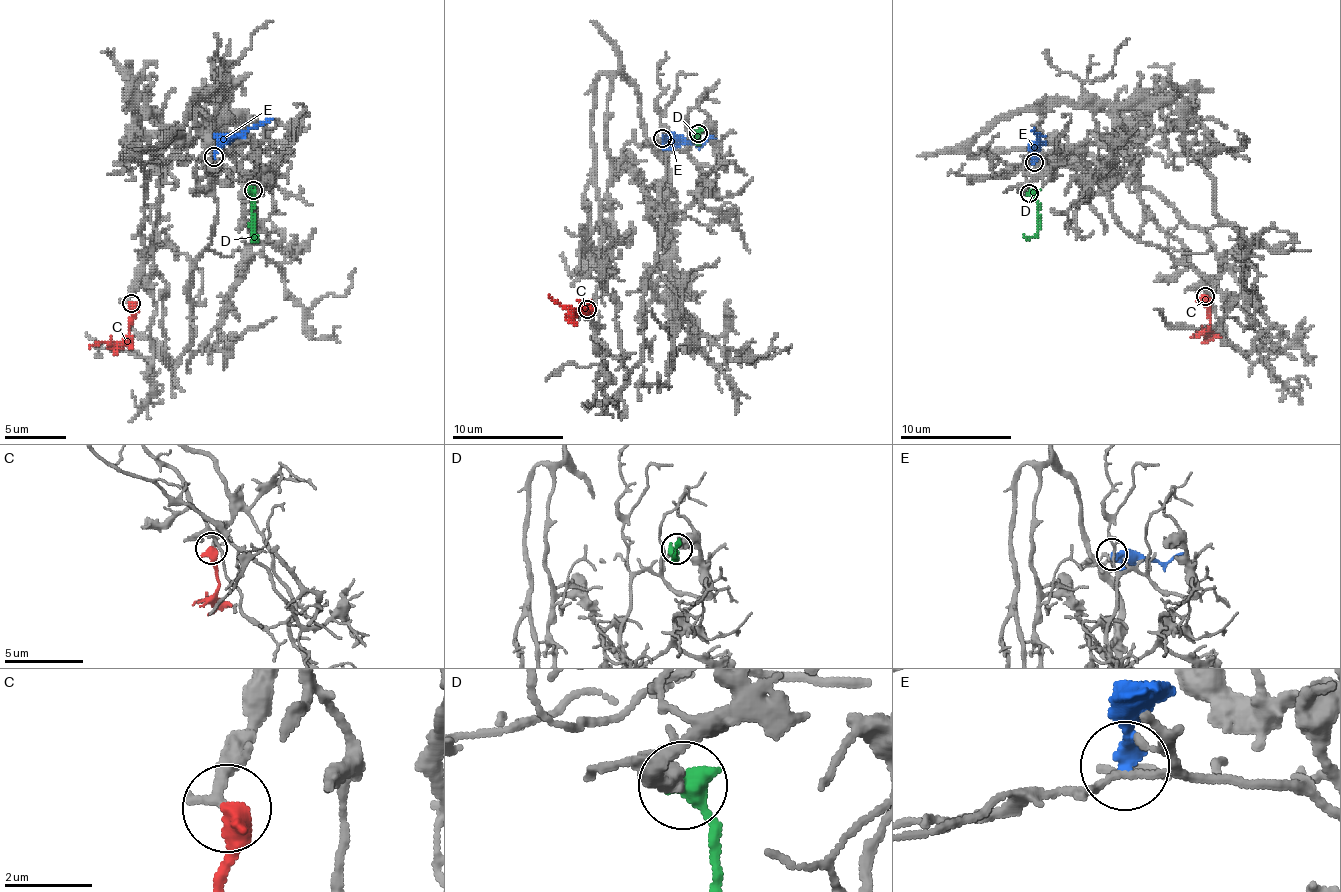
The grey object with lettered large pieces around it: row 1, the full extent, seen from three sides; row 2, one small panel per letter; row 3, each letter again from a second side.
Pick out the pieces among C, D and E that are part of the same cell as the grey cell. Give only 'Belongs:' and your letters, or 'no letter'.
Belongs: C

